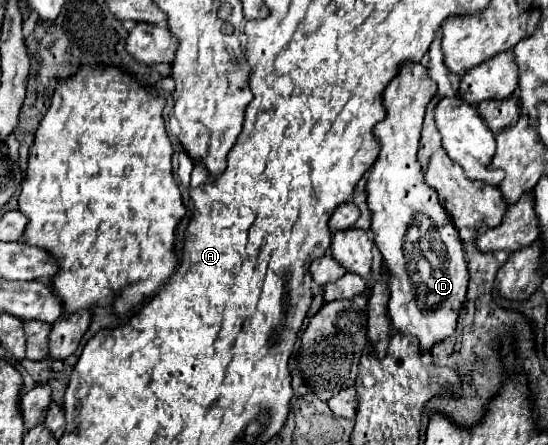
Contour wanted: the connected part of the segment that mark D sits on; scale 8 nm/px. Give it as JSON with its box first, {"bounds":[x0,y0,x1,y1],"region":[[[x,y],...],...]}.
{"bounds":[367,63,469,359],"region":[[[421,63],[403,65],[383,93],[387,117],[377,123],[373,131],[381,143],[381,153],[367,173],[367,205],[373,211],[371,231],[387,271],[377,277],[367,315],[369,339],[379,359],[387,349],[391,321],[395,331],[413,335],[423,349],[431,349],[437,341],[455,333],[457,317],[465,303],[469,283],[465,251],[451,217],[437,199],[437,191],[425,183],[417,159],[425,107],[435,93],[437,83],[427,75],[427,69]]]}

